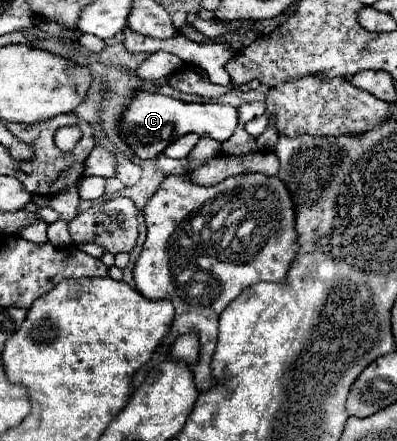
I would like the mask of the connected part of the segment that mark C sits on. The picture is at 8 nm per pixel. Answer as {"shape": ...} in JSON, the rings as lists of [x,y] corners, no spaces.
{"shape":[[[135,91],[125,105],[119,131],[123,141],[135,151],[139,159],[153,159],[165,151],[173,141],[187,133],[197,133],[201,137],[209,137],[215,141],[227,141],[237,127],[237,109],[231,105],[215,105],[215,103],[183,103],[179,99],[151,93],[151,91]]]}

